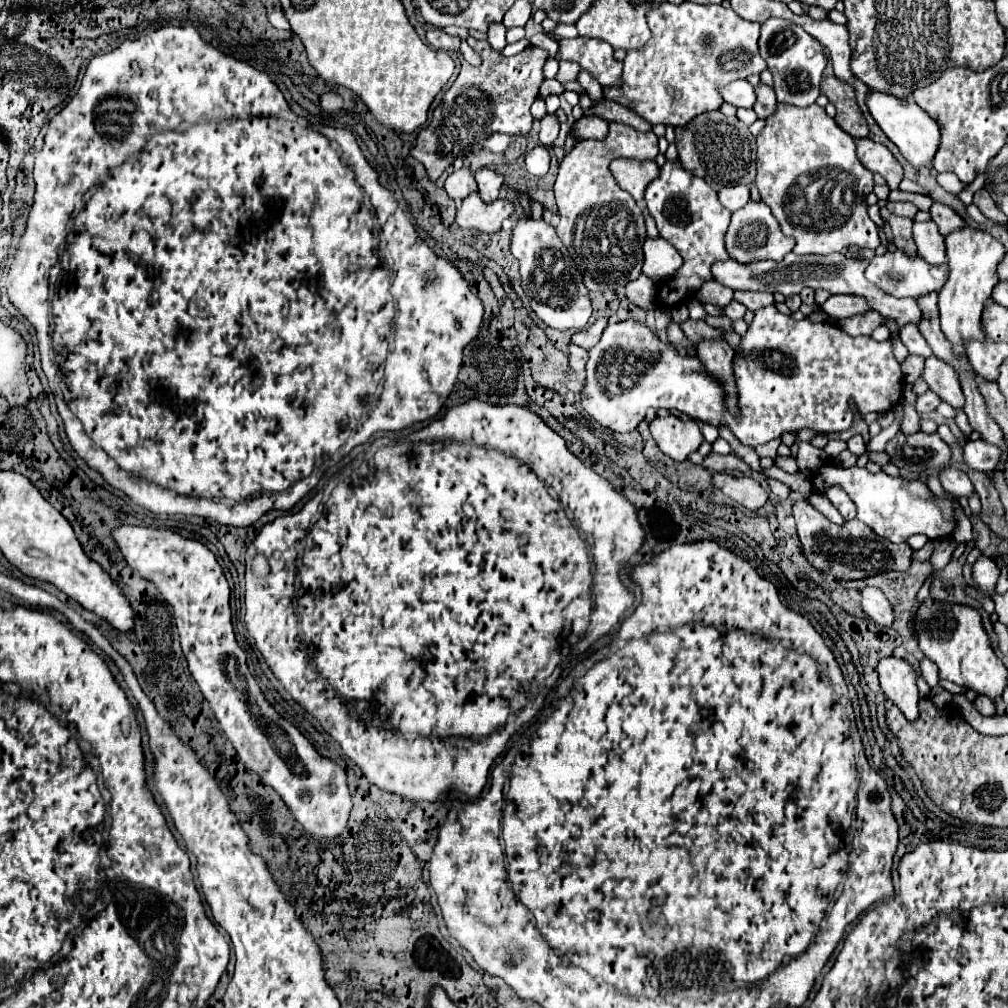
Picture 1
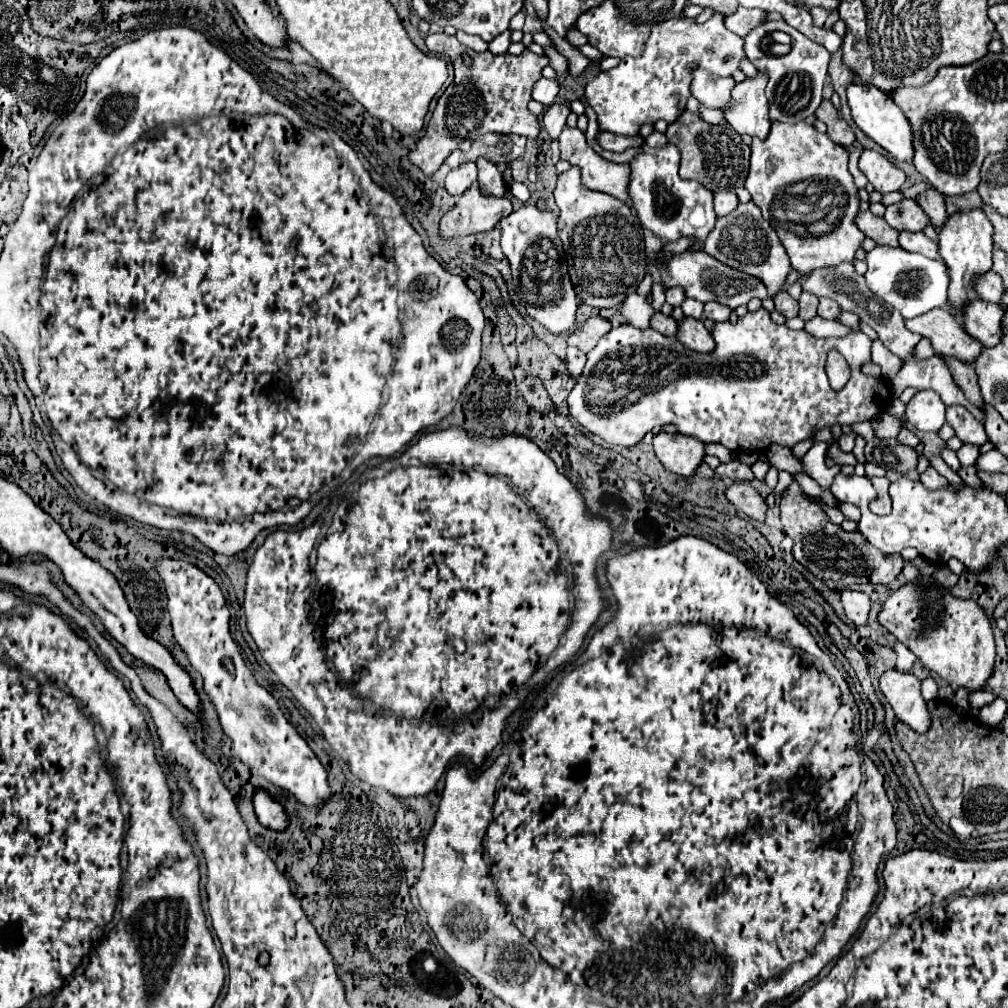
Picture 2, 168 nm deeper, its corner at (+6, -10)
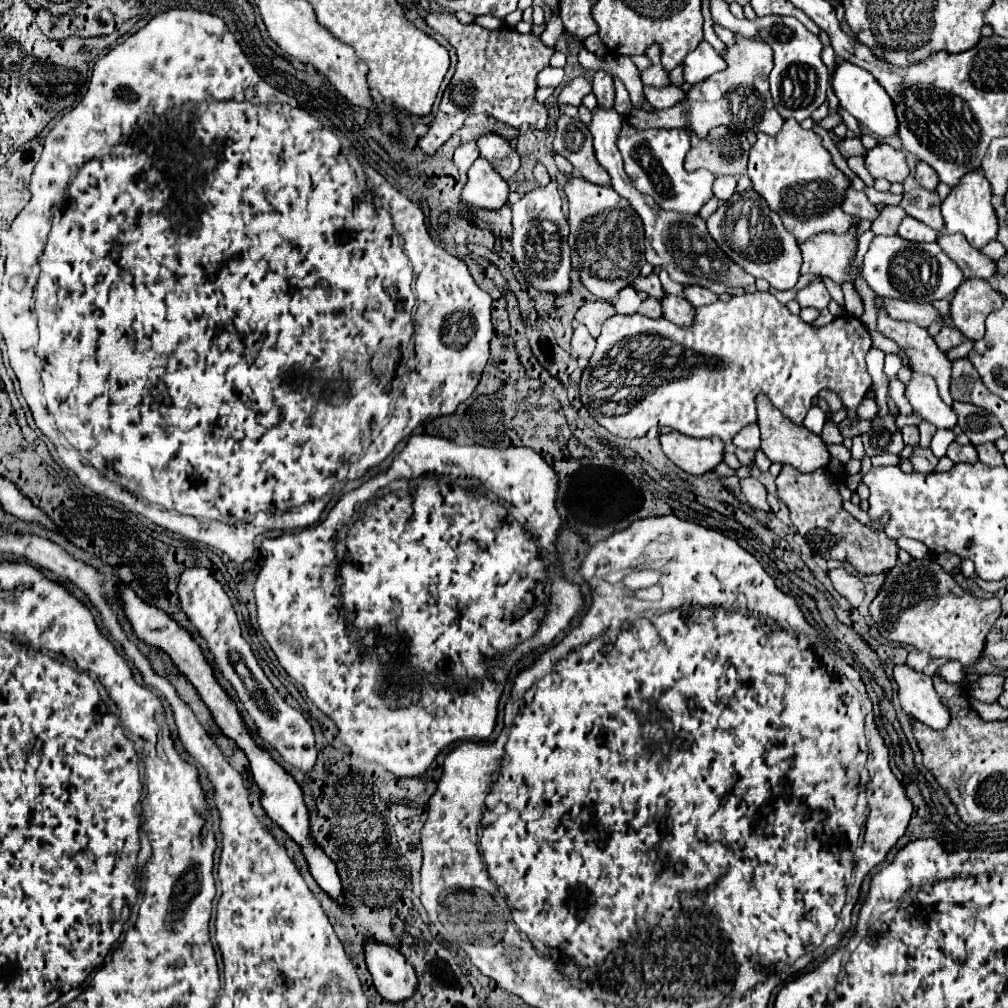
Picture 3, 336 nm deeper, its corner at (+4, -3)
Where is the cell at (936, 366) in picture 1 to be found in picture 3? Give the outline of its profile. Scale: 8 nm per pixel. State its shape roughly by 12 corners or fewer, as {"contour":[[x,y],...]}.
{"contour":[[954,402],[958,424],[974,446],[1004,430],[994,414]]}

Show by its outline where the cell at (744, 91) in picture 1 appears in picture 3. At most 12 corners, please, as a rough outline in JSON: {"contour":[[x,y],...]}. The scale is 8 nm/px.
{"contour":[[700,42],[684,58],[684,80],[698,84],[726,70],[722,56]]}

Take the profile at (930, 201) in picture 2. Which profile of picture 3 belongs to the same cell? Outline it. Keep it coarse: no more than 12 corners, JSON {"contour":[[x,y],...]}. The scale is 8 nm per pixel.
{"contour":[[918,162],[916,180],[934,192],[938,176],[928,164]]}

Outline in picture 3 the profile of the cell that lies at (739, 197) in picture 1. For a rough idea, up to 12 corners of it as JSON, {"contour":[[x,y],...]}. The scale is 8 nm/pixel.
{"contour":[[734,176],[714,180],[714,196],[724,204],[736,192]]}

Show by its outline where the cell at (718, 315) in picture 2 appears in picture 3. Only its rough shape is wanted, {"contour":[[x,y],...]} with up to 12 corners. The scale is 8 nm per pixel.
{"contour":[[688,286],[684,296],[696,308],[714,304],[714,292],[702,286]]}

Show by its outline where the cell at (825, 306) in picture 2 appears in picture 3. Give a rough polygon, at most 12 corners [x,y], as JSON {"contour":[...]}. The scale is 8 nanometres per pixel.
{"contour":[[816,280],[798,290],[800,308],[822,311],[830,302],[826,286]]}

